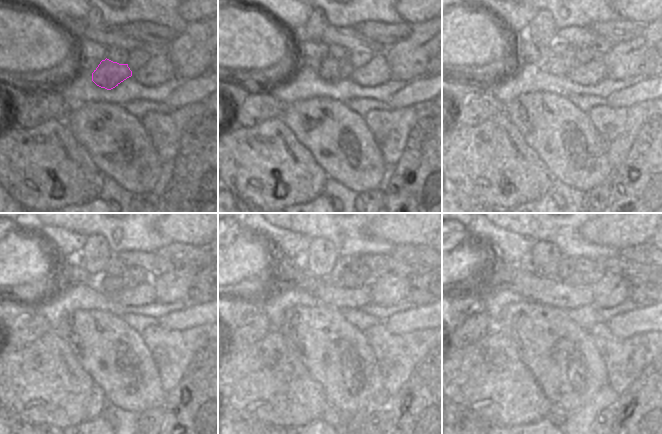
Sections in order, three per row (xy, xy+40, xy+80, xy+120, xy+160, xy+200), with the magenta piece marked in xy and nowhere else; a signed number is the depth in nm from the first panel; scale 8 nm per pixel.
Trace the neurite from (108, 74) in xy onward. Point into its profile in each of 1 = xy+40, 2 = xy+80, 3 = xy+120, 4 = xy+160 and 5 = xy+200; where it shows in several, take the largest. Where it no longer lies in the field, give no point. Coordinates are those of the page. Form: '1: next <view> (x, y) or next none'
1: next xy+40 (331, 69)
2: next xy+80 (555, 65)
3: next xy+120 (107, 285)
4: next xy+160 (350, 280)
5: next xy+200 (577, 278)

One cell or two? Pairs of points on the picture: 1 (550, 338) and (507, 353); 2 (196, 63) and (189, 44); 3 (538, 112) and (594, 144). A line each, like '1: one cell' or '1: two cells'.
1: two cells
2: one cell
3: one cell

